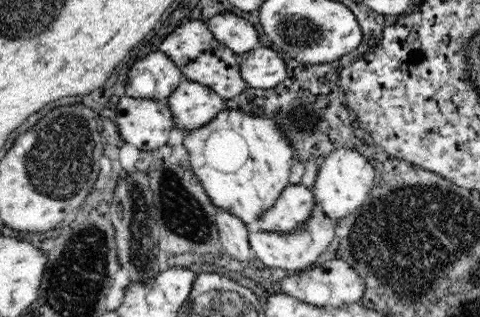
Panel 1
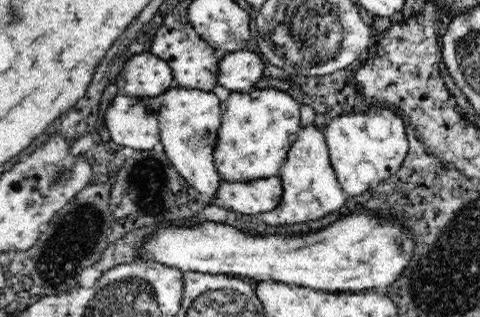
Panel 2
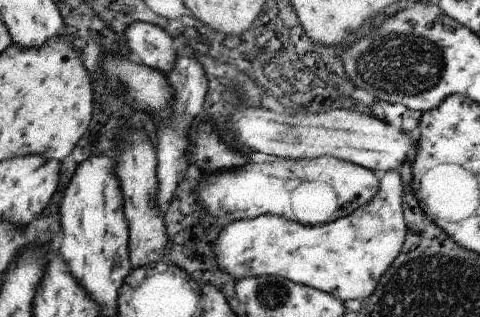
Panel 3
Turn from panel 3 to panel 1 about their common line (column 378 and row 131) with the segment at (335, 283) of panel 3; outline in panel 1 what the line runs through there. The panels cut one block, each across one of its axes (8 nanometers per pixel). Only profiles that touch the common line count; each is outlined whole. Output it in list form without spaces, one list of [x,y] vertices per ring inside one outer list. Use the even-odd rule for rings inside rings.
[[[222,110],[210,124],[186,134],[184,146],[190,154],[192,170],[212,204],[220,210],[230,210],[246,226],[258,222],[260,214],[276,204],[276,198],[290,184],[296,158],[294,148],[272,120],[242,110]]]

